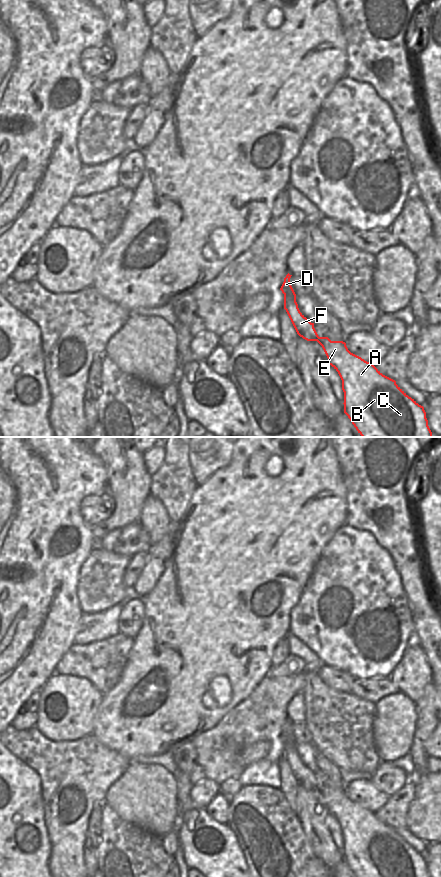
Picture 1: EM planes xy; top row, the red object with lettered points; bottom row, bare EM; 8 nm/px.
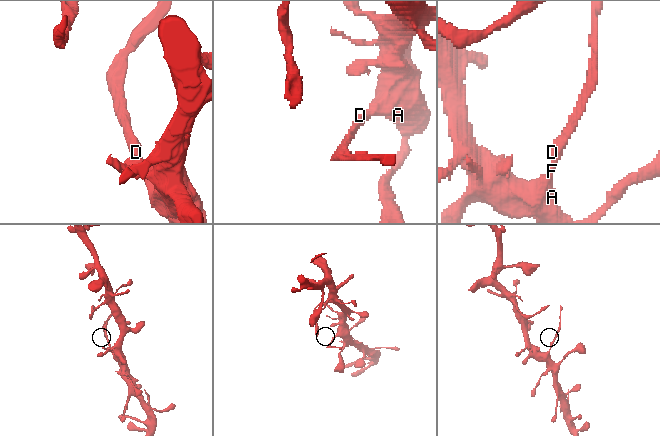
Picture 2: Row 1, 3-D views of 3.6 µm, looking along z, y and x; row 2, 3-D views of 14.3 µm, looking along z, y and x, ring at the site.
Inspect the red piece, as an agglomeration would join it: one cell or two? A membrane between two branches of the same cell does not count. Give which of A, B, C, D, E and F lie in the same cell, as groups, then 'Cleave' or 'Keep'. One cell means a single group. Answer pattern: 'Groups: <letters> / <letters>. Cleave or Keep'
Groups: A B C E F / D. Cleave

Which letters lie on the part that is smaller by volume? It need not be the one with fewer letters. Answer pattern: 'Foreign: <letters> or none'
Foreign: D

